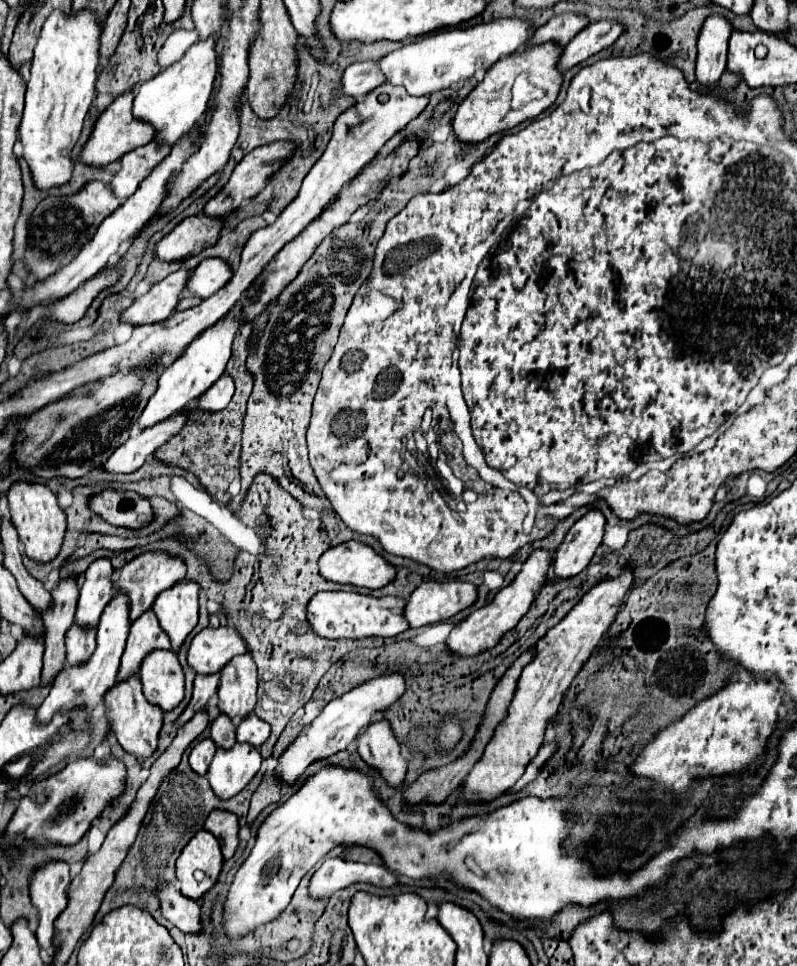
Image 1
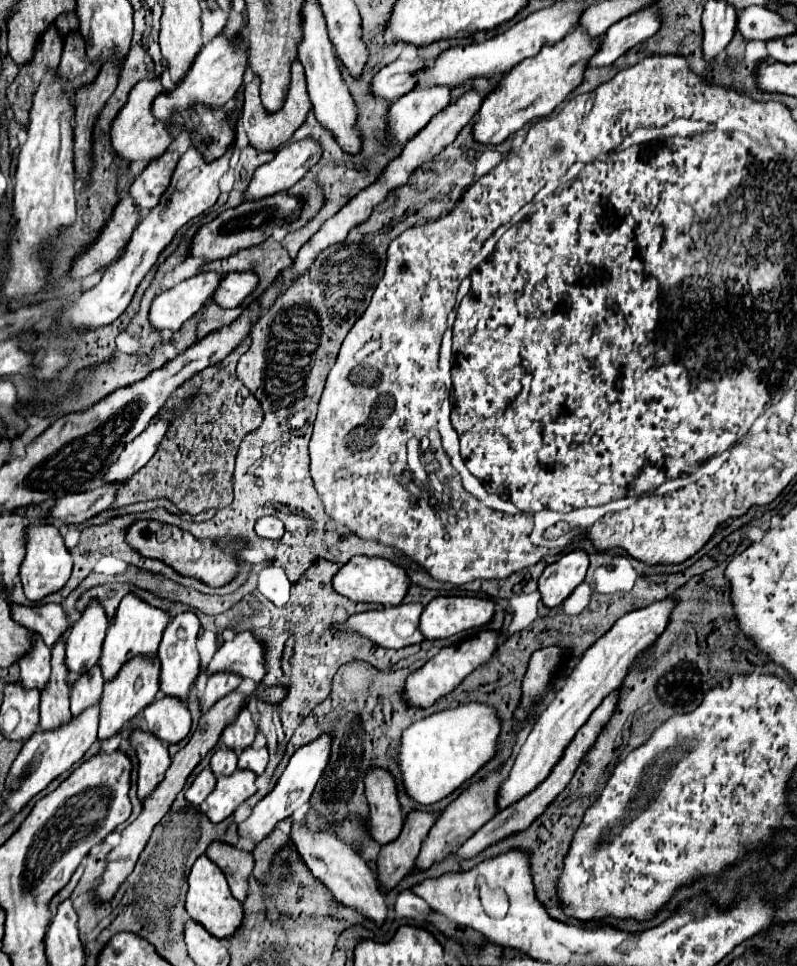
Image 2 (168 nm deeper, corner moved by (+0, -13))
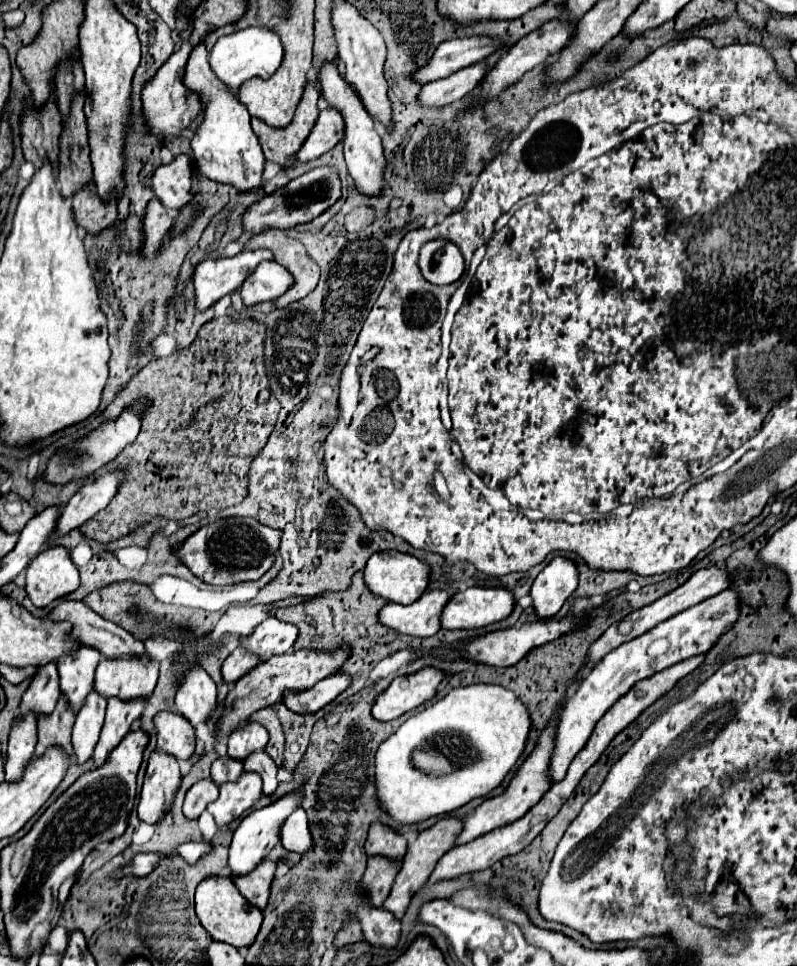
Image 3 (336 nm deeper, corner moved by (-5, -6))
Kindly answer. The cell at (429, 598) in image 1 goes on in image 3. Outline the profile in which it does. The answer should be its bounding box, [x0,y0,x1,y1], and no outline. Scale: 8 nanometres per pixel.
[443,588,515,630]

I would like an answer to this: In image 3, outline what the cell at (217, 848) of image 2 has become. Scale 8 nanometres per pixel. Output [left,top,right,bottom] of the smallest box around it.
[235,860,275,910]

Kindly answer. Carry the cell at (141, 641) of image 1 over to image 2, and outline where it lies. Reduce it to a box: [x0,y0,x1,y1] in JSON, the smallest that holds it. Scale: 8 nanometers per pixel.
[98,657,158,739]

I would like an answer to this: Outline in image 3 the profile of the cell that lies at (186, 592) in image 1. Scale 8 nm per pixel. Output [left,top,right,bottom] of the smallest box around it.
[175,666,217,728]

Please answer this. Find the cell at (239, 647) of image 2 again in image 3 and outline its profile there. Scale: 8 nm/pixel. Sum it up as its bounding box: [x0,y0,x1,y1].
[241,616,299,660]

